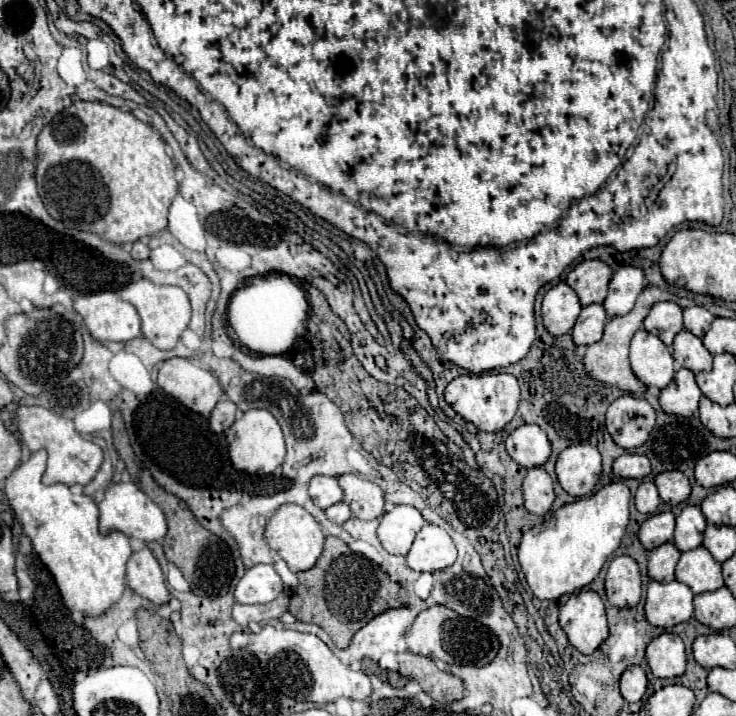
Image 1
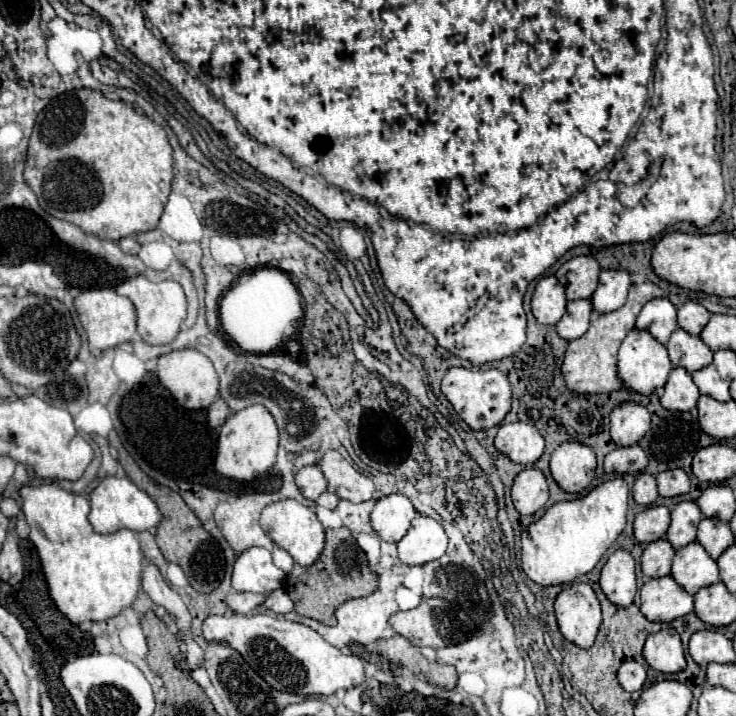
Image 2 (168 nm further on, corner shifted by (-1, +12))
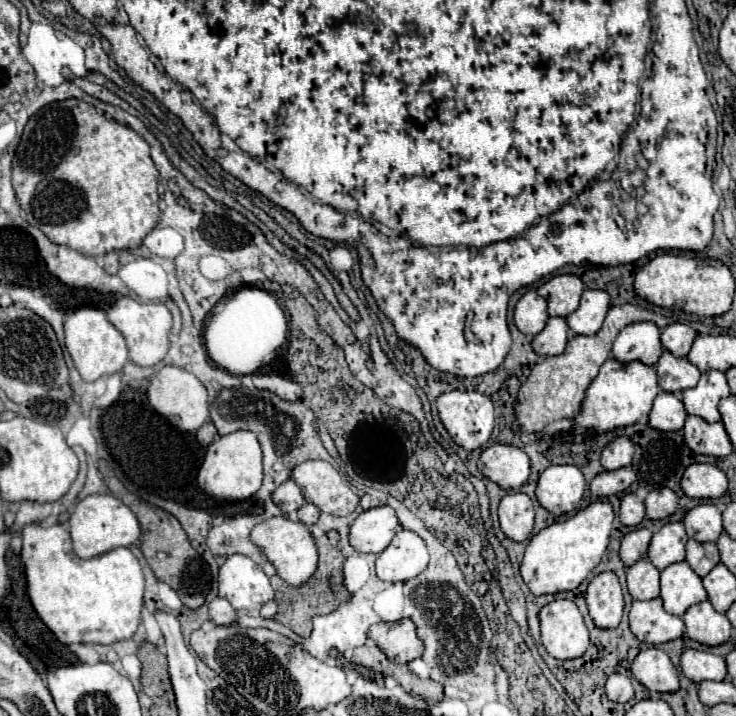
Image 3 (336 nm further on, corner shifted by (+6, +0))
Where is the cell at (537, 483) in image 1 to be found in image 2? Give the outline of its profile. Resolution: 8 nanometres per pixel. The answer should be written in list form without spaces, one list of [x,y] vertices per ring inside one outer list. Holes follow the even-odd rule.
[[[533,464],[525,466],[525,470],[513,482],[511,496],[519,514],[523,516],[535,514],[549,500],[549,486],[545,474]]]

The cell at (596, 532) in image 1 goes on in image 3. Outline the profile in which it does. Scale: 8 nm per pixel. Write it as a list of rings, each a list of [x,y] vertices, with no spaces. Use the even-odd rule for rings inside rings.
[[[594,502],[586,510],[580,510],[566,522],[554,522],[542,528],[526,546],[520,574],[524,584],[532,594],[558,594],[576,590],[580,582],[590,574],[590,570],[600,562],[606,552],[614,512],[612,506],[604,502]]]

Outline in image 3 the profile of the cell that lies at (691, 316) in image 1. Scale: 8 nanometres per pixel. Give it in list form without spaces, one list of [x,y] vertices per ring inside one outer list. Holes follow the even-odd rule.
[[[670,324],[662,330],[660,342],[662,342],[664,350],[668,350],[670,354],[684,358],[686,352],[690,350],[694,338],[696,338],[696,332],[688,324]]]

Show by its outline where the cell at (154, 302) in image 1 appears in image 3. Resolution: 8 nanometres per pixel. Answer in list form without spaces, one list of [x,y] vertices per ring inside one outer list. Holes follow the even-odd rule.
[[[124,296],[108,310],[108,320],[124,336],[130,360],[136,366],[160,364],[168,354],[168,332],[172,328],[172,314],[162,302],[138,302],[130,296]]]

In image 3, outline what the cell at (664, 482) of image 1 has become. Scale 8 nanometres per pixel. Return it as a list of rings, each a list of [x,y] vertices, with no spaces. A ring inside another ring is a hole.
[[[670,488],[652,490],[646,496],[644,506],[646,506],[646,516],[650,520],[664,520],[664,518],[668,518],[668,516],[672,516],[676,512],[678,496]]]

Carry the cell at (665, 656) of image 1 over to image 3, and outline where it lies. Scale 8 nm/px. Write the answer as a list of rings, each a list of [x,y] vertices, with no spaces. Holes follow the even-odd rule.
[[[660,648],[642,650],[630,666],[632,676],[652,692],[676,692],[678,684],[678,670],[674,668],[672,660]]]

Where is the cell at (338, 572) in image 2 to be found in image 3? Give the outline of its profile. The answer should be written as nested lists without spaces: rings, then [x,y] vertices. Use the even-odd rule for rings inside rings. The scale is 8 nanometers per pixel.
[[[330,530],[328,534],[324,534],[322,538],[316,540],[316,548],[320,552],[320,560],[318,560],[318,570],[314,572],[314,576],[298,588],[286,586],[282,582],[280,576],[272,576],[272,588],[276,592],[274,600],[278,604],[278,612],[274,616],[276,622],[288,626],[292,632],[296,632],[302,638],[308,638],[312,632],[312,618],[318,614],[328,614],[332,610],[336,610],[342,602],[346,602],[350,598],[350,594],[346,592],[344,584],[342,584],[342,564],[344,564],[344,556],[338,550],[338,532]]]

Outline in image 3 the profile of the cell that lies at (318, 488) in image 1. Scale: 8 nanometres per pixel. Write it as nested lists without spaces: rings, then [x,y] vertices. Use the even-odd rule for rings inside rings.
[[[286,480],[284,484],[280,484],[274,492],[272,492],[272,500],[274,504],[282,510],[282,512],[294,512],[298,510],[304,500],[302,500],[302,492],[298,492],[298,486],[292,480]]]

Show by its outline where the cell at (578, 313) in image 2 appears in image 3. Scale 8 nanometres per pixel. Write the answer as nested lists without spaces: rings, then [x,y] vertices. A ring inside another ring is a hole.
[[[550,318],[540,334],[532,338],[532,350],[542,356],[558,356],[564,352],[570,330],[564,318]]]

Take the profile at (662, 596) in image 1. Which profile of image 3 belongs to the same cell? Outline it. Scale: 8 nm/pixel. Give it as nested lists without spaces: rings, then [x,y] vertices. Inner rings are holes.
[[[634,600],[630,608],[630,630],[646,644],[664,644],[684,634],[684,622],[662,608],[662,600]]]

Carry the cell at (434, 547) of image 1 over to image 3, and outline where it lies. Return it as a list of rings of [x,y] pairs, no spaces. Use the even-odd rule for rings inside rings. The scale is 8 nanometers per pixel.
[[[398,530],[392,542],[376,554],[376,574],[384,582],[406,582],[428,566],[428,550],[424,540],[410,532]]]

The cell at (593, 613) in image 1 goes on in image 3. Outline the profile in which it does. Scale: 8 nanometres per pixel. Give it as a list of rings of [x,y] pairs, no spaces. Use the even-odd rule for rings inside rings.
[[[554,600],[540,614],[542,644],[552,658],[574,660],[582,656],[590,644],[588,628],[572,600]]]

